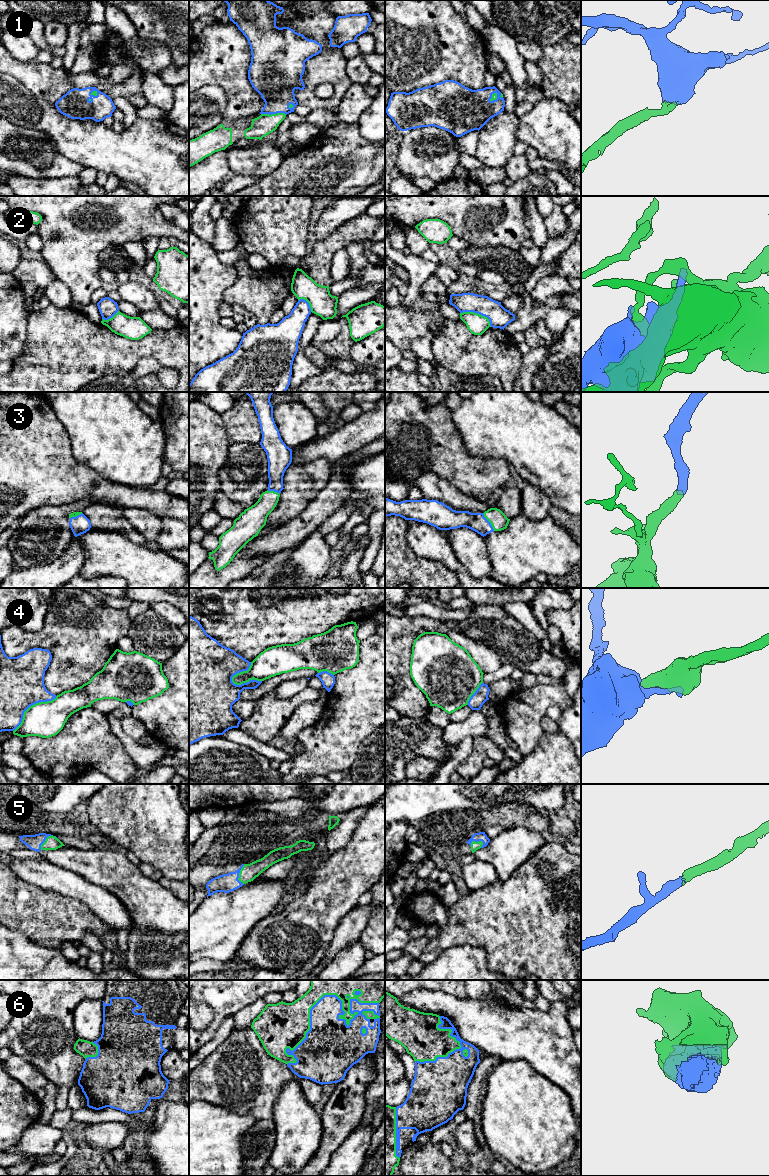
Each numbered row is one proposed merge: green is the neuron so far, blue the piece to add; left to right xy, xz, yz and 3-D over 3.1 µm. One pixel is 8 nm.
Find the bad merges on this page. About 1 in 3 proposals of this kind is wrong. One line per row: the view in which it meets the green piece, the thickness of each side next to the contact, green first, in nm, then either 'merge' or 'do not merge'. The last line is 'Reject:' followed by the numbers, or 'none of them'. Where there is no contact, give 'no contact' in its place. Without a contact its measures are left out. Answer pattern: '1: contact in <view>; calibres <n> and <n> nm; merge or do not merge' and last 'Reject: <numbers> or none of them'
1: contact in xz; calibres 160 and 320 nm; merge
2: contact in yz; calibres 160 and 170 nm; do not merge
3: contact in yz; calibres 140 and 150 nm; merge
4: contact in xz; calibres 220 and 320 nm; do not merge
5: contact in xz; calibres 140 and 150 nm; merge
6: contact in xz; calibres 260 and 240 nm; merge
Reject: 2, 4

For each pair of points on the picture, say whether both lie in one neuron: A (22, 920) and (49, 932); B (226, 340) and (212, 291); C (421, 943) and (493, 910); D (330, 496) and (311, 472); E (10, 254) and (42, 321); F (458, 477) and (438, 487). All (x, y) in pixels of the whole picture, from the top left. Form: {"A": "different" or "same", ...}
{"A": "same", "B": "same", "C": "different", "D": "different", "E": "different", "F": "different"}

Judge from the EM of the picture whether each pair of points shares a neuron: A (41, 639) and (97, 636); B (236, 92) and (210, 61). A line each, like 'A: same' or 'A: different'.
A: same
B: same

